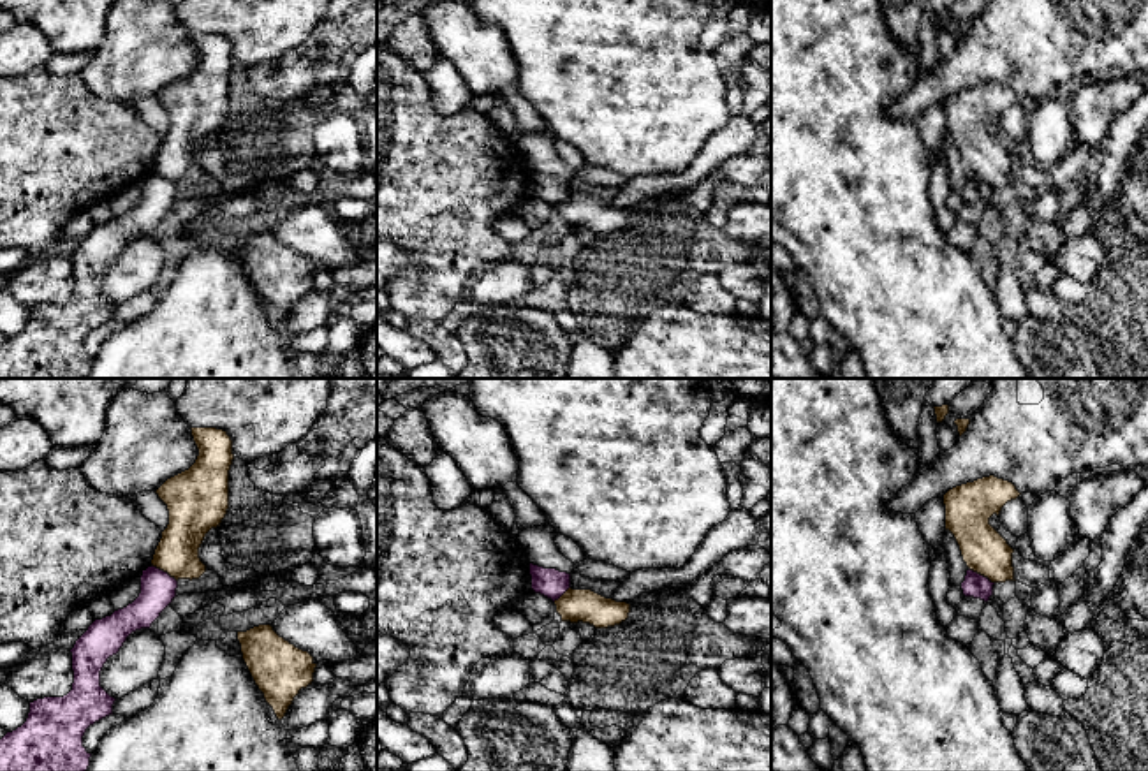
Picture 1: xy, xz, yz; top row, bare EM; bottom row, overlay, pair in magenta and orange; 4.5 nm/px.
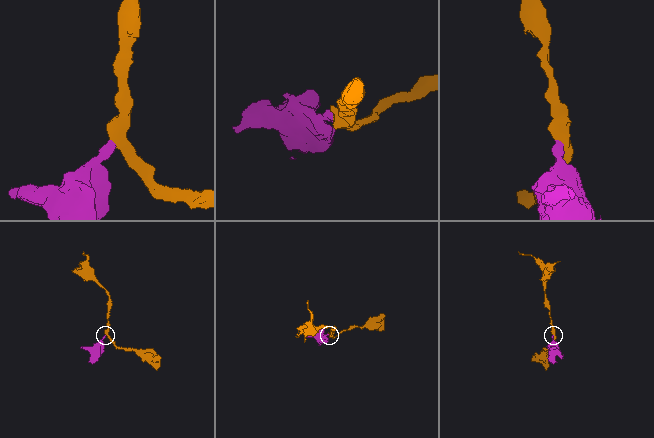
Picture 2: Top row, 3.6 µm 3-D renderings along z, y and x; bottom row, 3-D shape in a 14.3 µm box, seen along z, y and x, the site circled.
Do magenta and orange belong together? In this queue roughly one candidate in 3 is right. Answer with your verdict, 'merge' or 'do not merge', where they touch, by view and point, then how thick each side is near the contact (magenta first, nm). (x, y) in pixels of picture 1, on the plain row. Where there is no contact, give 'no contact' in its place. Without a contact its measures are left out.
do not merge | xy (162, 176) | 160/190 nm

